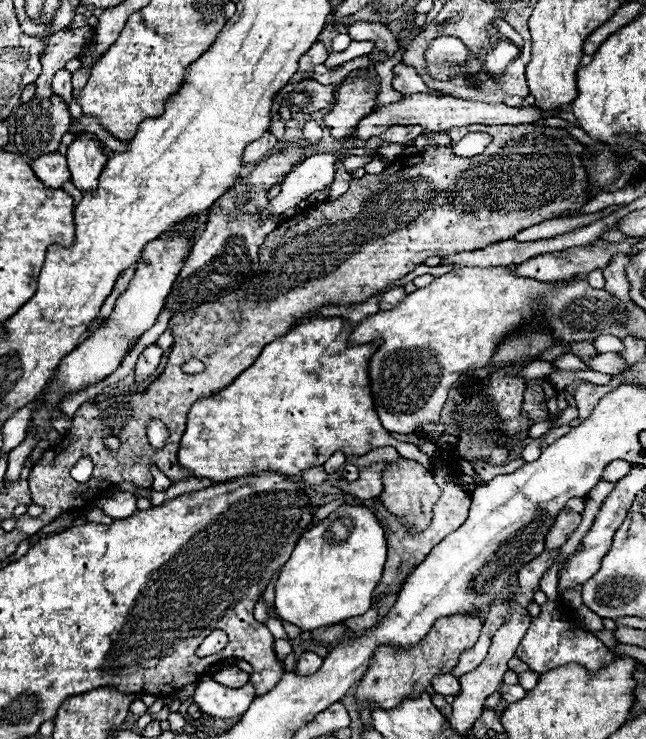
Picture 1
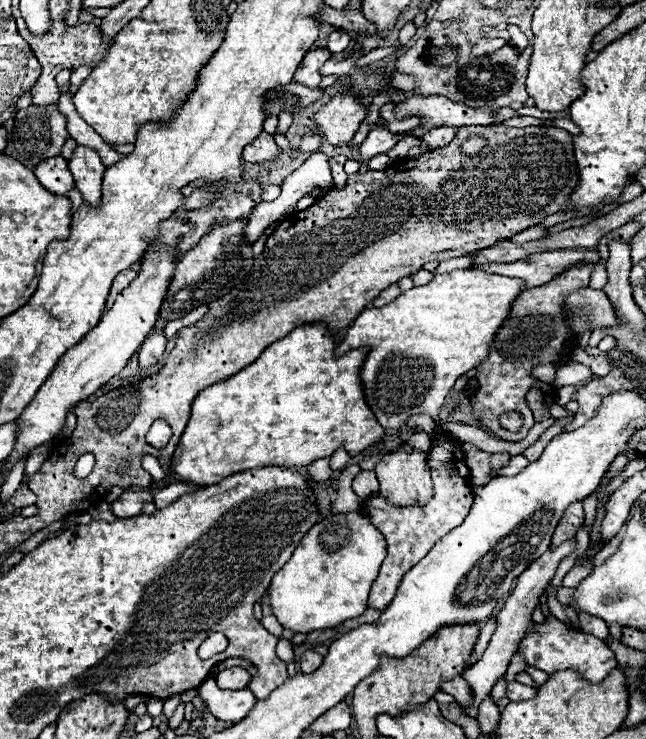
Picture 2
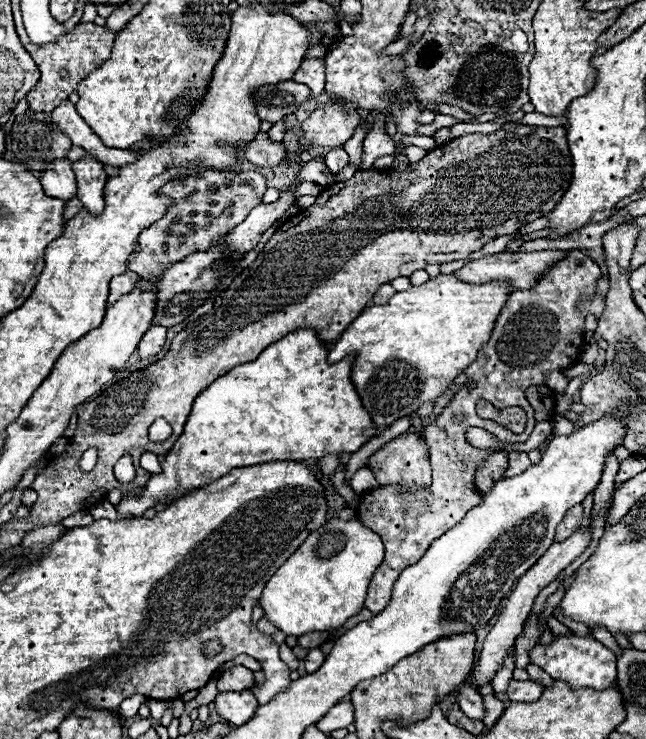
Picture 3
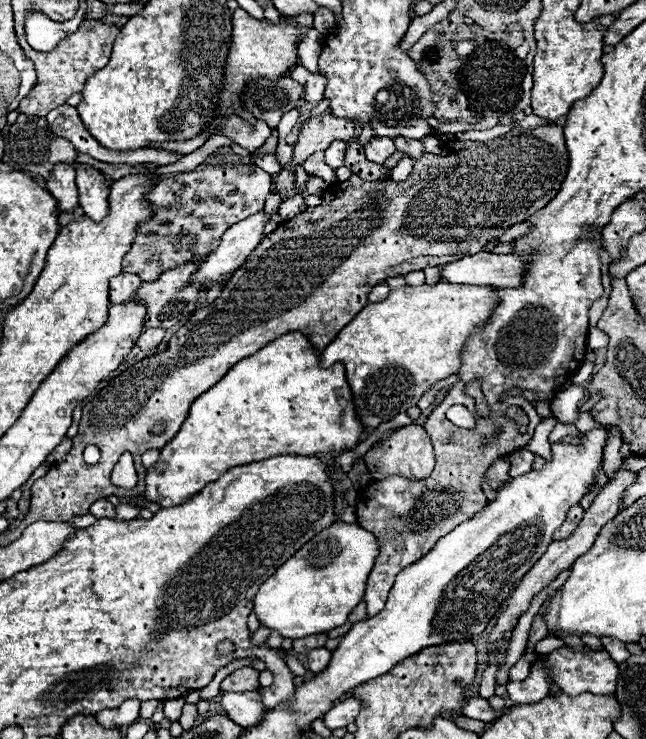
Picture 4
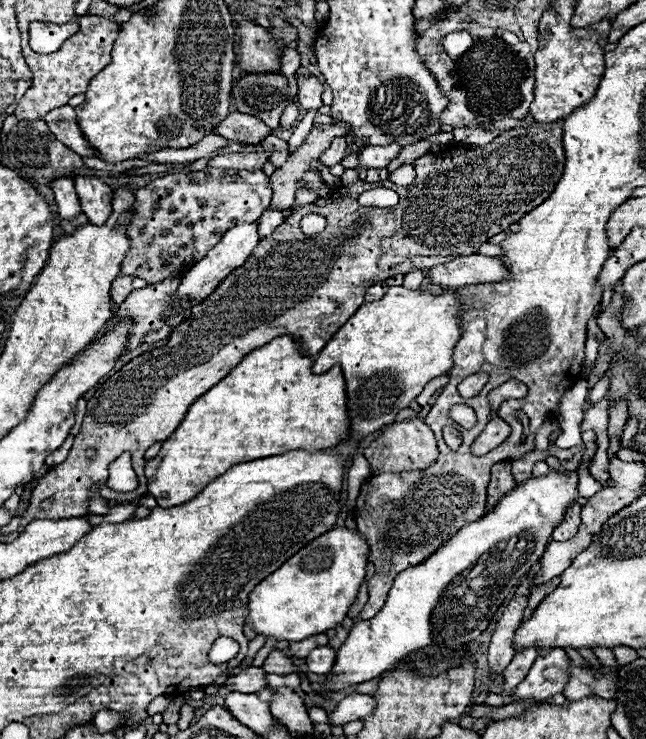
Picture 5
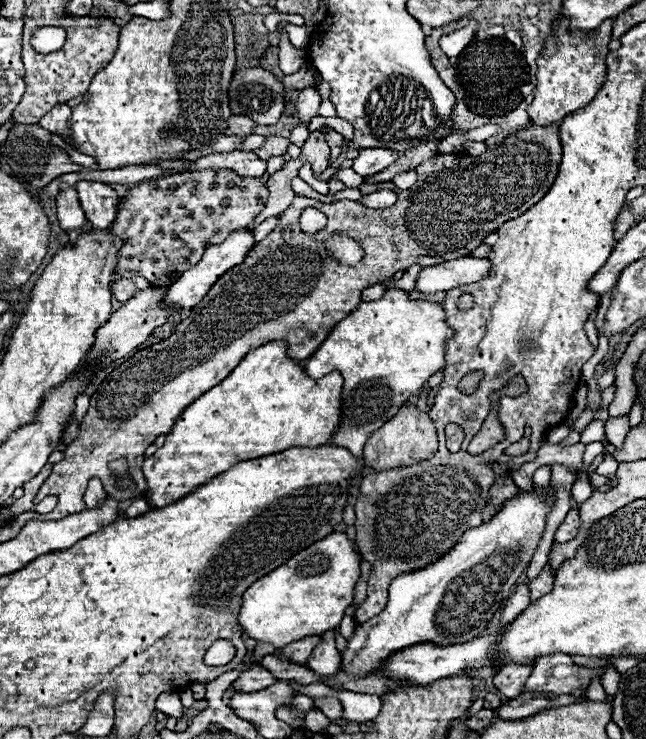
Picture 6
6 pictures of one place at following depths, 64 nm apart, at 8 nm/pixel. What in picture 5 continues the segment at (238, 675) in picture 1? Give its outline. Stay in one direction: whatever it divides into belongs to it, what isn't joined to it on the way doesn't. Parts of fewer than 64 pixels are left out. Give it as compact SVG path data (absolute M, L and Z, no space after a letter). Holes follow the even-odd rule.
M250 666L250 668L242 670L240 674L230 676L230 678L226 680L224 688L230 690L230 692L244 692L244 694L258 692L258 690L266 688L266 672L264 672L262 668Z

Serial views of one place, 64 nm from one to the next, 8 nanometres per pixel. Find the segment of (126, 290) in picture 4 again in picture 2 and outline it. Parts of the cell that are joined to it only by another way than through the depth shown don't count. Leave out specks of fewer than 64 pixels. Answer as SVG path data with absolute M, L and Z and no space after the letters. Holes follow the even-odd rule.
M128 268L128 270L120 272L120 274L114 278L114 282L112 282L112 290L110 290L108 300L106 300L104 310L110 310L110 308L112 308L112 304L114 304L116 296L118 296L118 294L120 294L124 288L128 288L128 284L134 280L134 276L136 276L136 270Z

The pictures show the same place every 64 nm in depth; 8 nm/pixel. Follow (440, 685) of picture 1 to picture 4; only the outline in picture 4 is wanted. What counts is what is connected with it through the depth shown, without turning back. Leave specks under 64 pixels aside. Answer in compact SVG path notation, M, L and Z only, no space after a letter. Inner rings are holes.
M478 694L468 696L466 702L464 702L464 706L462 706L462 714L464 714L464 716L468 716L468 718L472 718L472 720L482 720L482 722L498 720L498 718L500 718L502 714L506 714L506 712L508 712L508 708L502 710L500 714L496 714L496 712L488 706L488 702L486 702L484 698L480 698Z

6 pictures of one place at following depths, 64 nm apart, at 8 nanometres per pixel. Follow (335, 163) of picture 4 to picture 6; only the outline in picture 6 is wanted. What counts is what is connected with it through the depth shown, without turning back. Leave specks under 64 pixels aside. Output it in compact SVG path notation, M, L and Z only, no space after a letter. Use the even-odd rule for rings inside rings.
M330 132L328 134L328 140L326 140L328 144L330 144L330 162L334 162L334 160L338 160L340 158L340 154L342 154L342 148L344 148L344 138L342 138L342 134L338 134L338 132Z

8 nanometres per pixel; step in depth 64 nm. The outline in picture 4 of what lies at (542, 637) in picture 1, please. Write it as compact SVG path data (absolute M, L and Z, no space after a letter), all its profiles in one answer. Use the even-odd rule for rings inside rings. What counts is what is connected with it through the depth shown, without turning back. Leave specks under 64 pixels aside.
M584 644L584 650L578 652L570 646L562 646L562 648L556 648L556 650L540 656L538 660L546 664L546 668L550 670L550 676L554 678L554 682L570 696L578 696L582 692L614 694L614 690L616 690L618 664L608 656L606 650L592 650L590 646Z

